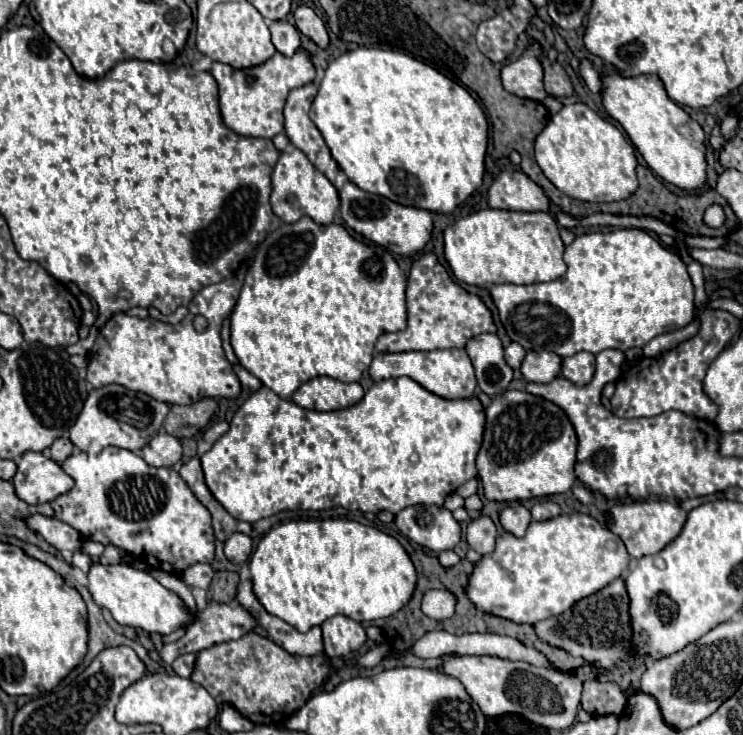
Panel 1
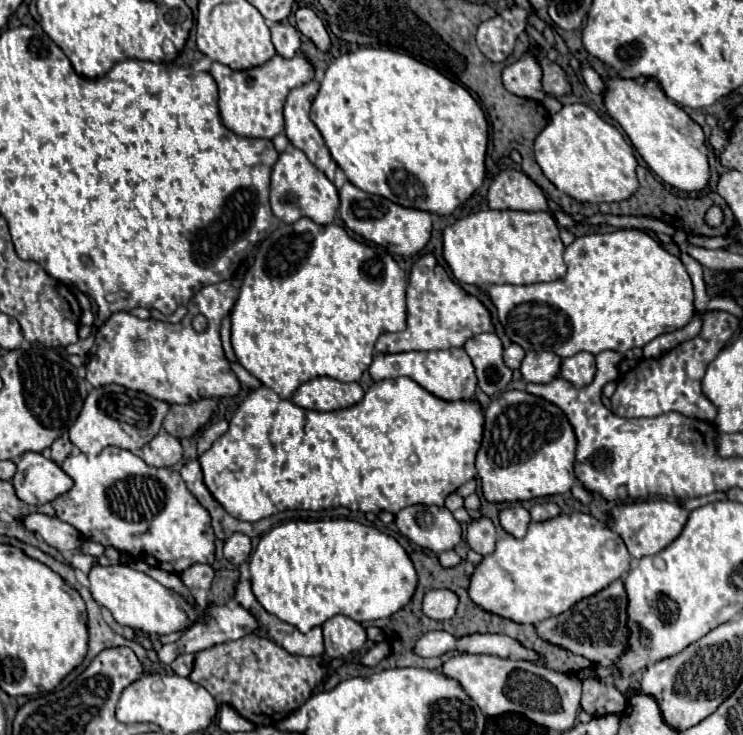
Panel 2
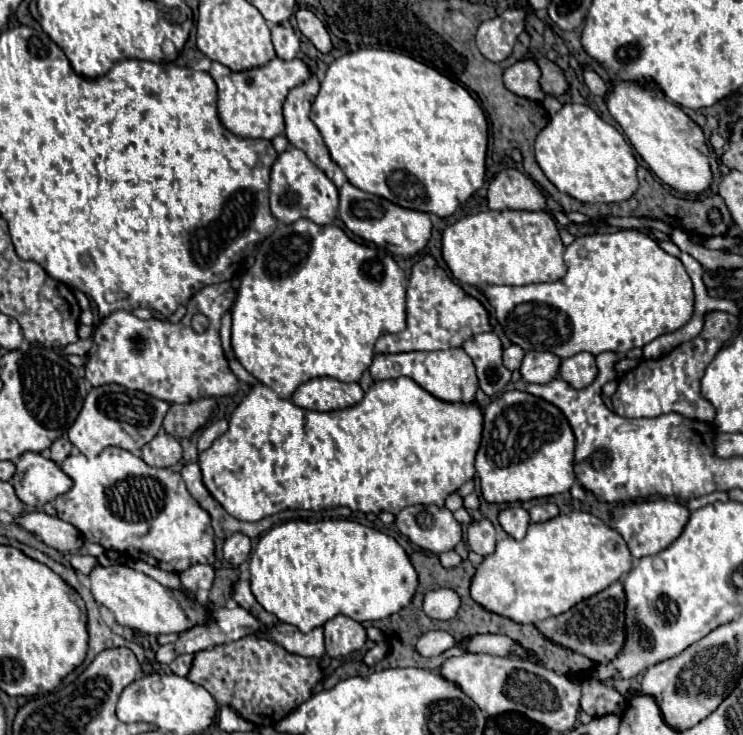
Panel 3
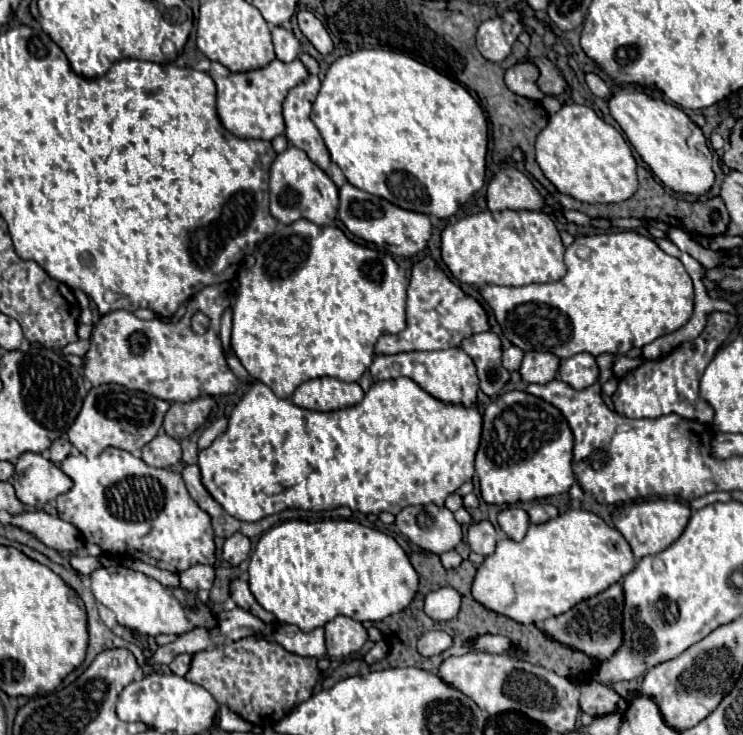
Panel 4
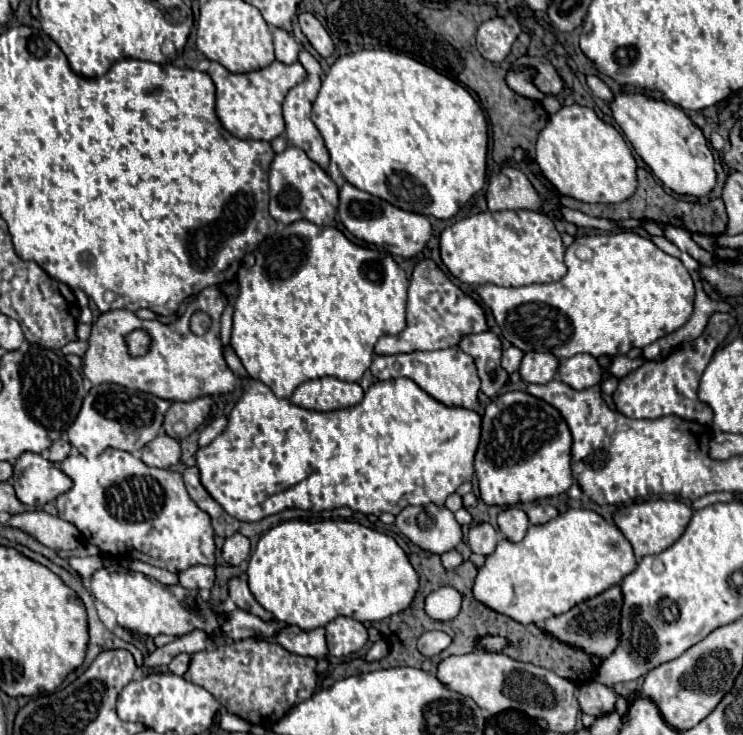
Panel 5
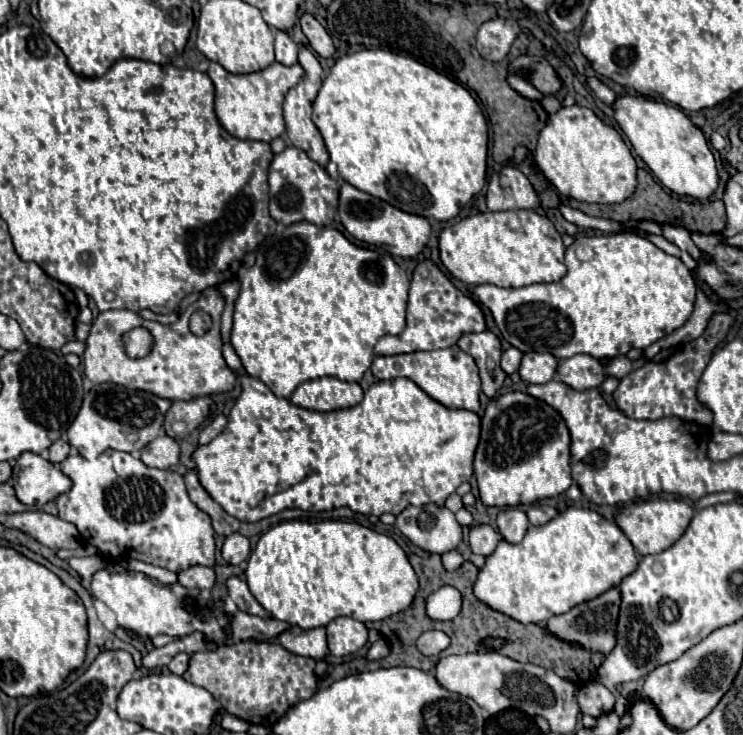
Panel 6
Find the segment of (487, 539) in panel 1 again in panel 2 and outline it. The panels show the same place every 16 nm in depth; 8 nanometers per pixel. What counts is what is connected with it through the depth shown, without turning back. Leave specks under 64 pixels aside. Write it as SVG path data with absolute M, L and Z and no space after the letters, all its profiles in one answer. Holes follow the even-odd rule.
M482 516L478 520L472 520L468 524L468 530L466 530L466 540L468 540L468 546L474 552L478 552L482 556L492 554L494 544L496 544L496 526L486 516Z

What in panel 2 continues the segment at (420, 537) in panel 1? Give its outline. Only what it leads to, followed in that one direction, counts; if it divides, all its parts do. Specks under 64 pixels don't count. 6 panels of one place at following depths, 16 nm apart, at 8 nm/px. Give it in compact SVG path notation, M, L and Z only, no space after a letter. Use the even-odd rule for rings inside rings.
M408 506L396 514L398 530L422 548L436 554L452 550L460 542L460 524L448 508Z

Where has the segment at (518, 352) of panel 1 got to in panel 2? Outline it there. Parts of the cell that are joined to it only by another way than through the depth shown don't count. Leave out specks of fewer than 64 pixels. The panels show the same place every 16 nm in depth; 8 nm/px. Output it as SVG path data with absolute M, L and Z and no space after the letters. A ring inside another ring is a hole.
M510 344L510 346L504 350L504 362L506 362L512 370L518 370L524 354L526 354L526 352L524 352L518 344Z

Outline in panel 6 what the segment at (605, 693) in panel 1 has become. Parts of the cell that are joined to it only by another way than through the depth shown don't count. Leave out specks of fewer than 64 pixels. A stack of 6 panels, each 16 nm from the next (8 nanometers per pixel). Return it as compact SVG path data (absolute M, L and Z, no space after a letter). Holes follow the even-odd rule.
M590 682L586 686L582 686L580 696L578 696L578 704L580 704L580 712L582 714L590 714L594 718L608 714L614 710L614 694L600 682Z

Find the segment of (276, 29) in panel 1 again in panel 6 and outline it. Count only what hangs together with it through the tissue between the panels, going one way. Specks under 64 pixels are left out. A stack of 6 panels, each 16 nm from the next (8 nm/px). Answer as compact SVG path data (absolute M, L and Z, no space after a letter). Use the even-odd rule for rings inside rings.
M272 30L274 32L274 48L276 48L276 60L286 64L286 66L292 66L298 62L298 50L300 50L300 44L284 30Z

